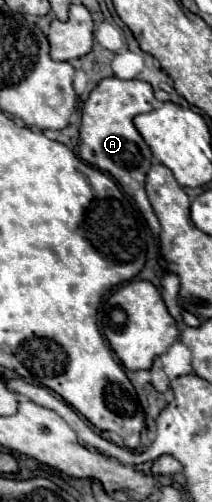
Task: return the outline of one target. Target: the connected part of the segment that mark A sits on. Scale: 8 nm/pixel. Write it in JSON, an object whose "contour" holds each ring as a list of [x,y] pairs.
{"contour":[[[108,77],[102,79],[90,93],[84,109],[82,109],[82,125],[80,125],[80,159],[88,165],[110,173],[122,189],[136,201],[140,213],[144,215],[150,231],[154,233],[156,247],[160,247],[160,223],[152,211],[152,205],[144,191],[144,179],[152,165],[152,151],[134,127],[134,117],[140,113],[148,113],[154,109],[154,91],[152,85],[140,79],[118,79]]]}

